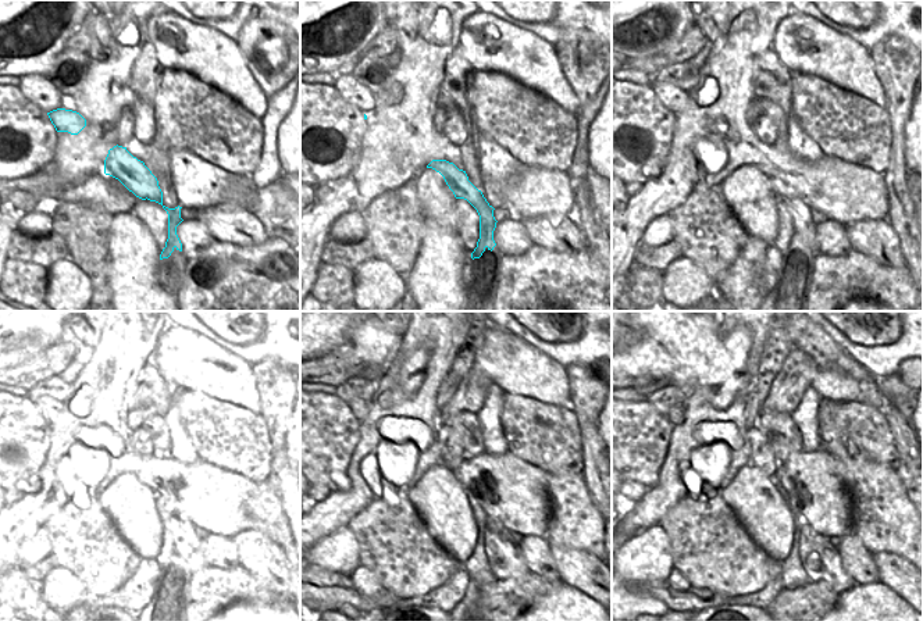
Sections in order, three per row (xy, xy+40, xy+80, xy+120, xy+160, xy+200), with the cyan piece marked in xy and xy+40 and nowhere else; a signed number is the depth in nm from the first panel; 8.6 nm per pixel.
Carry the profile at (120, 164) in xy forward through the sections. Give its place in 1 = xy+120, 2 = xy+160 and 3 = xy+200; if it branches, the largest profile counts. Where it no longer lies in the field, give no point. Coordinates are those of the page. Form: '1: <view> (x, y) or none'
1: xy+120 (185, 545)
2: xy+160 (502, 548)
3: xy+200 (820, 559)

